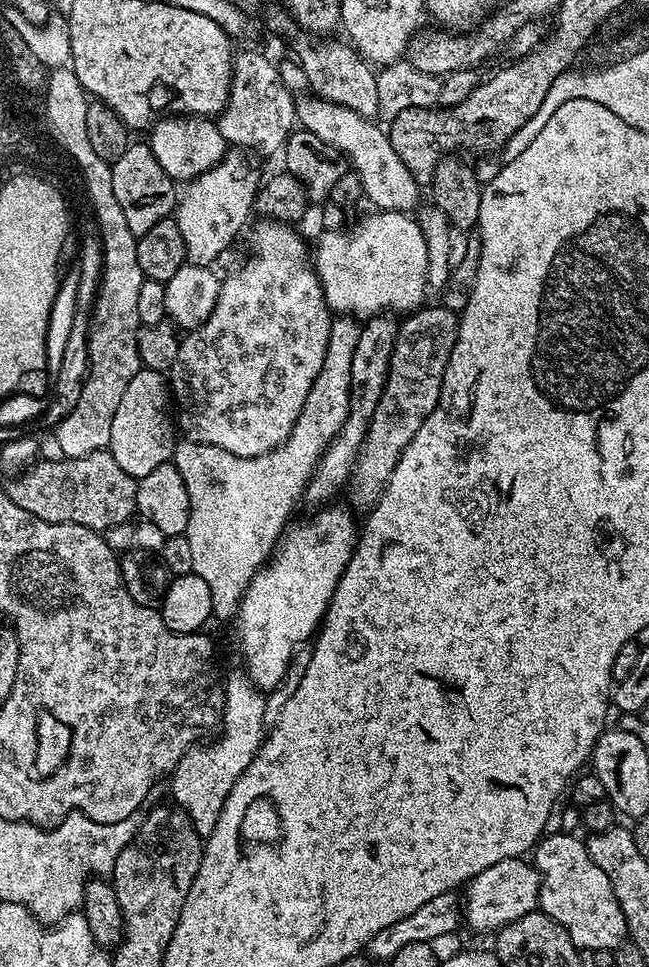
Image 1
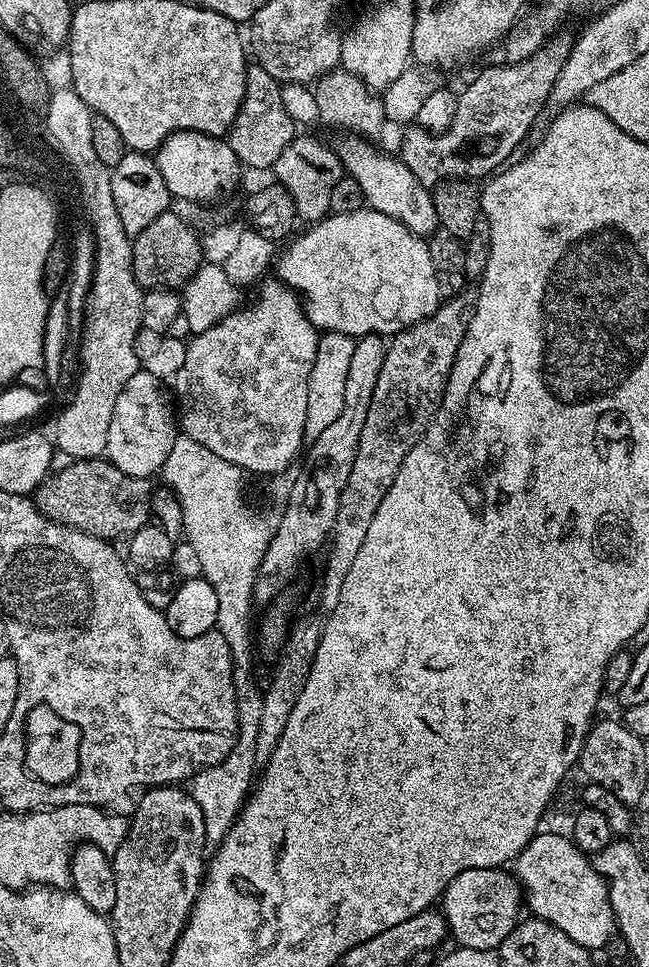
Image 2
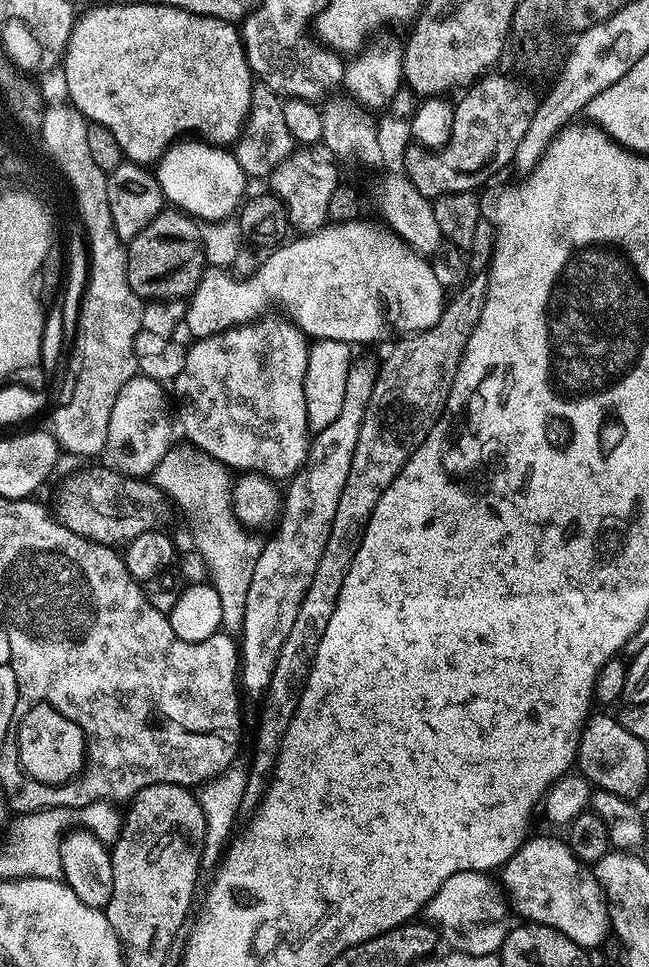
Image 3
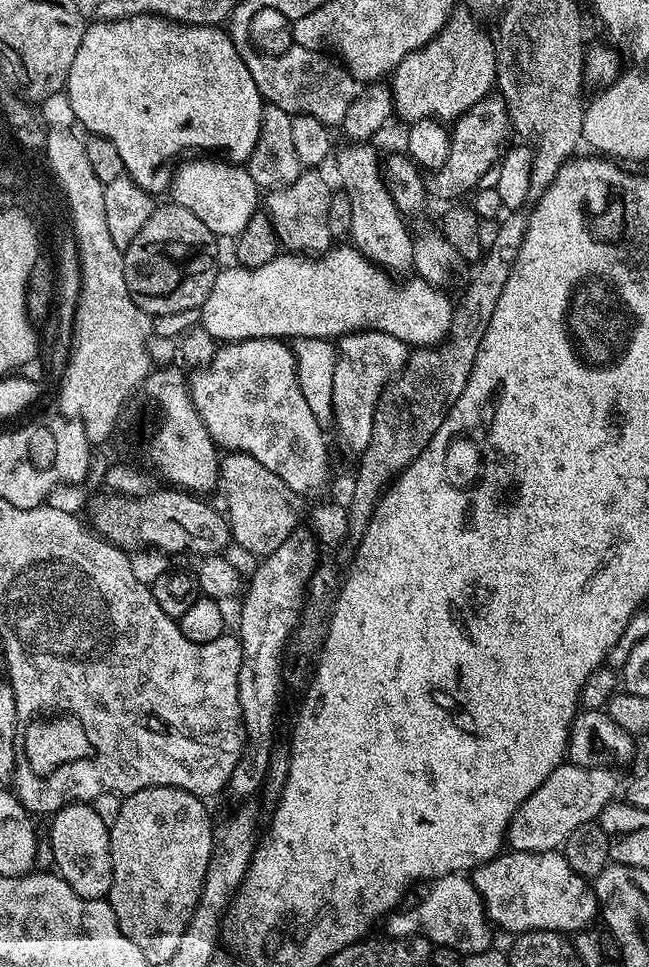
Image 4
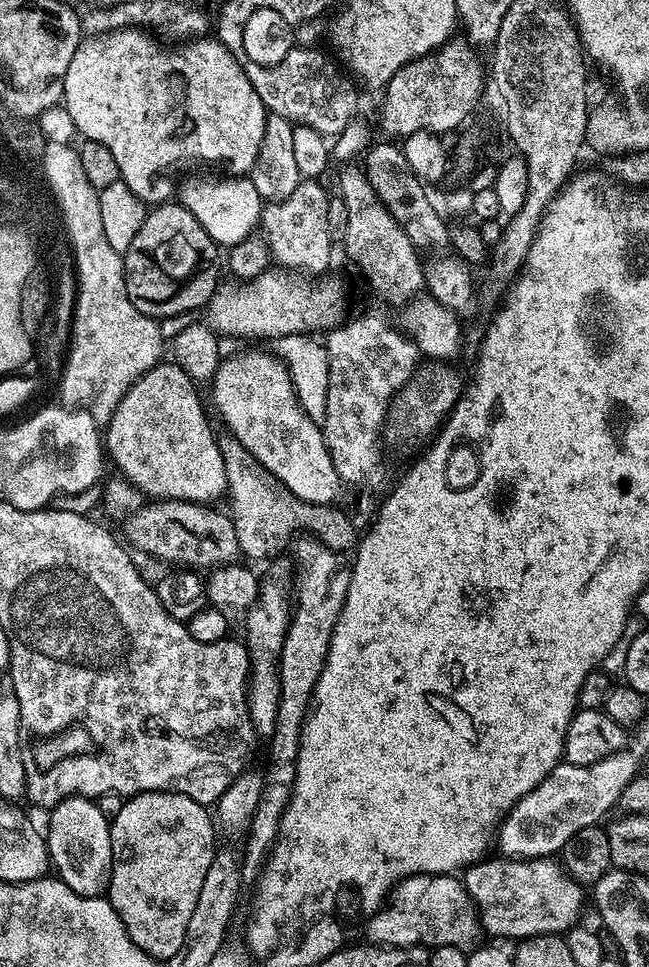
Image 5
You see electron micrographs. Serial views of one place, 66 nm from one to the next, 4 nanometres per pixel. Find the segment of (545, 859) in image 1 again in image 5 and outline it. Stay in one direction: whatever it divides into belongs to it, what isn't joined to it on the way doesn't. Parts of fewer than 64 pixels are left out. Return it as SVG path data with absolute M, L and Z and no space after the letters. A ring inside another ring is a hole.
M481 858L475 864L467 865L462 872L464 888L485 933L519 942L529 936L564 934L567 928L577 927L586 908L586 892L555 859L488 859Z

